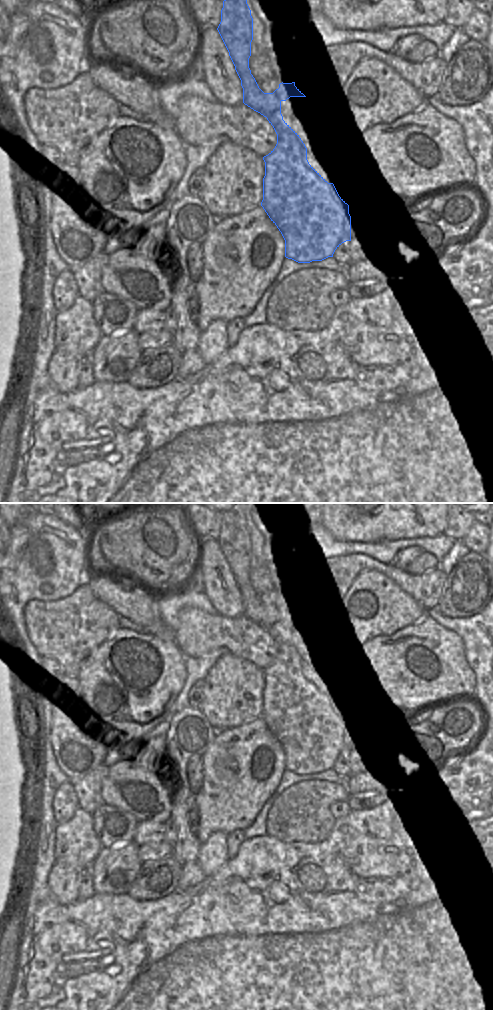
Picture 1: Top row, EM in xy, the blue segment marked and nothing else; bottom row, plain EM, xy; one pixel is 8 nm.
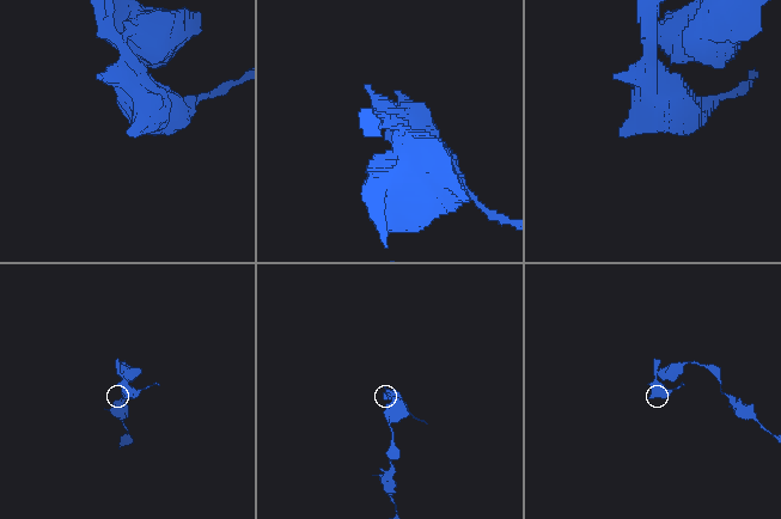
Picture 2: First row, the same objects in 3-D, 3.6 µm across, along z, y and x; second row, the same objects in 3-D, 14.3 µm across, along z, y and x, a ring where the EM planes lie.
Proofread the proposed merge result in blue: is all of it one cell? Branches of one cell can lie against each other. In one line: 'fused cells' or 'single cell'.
fused cells

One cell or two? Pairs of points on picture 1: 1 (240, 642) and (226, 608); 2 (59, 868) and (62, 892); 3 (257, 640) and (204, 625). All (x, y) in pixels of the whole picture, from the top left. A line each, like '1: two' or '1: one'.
1: two
2: one
3: one

